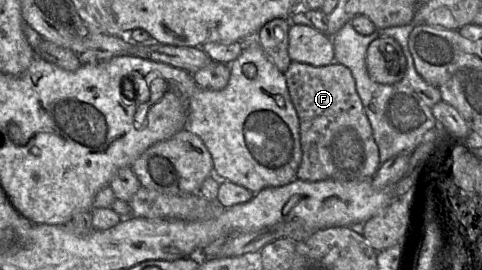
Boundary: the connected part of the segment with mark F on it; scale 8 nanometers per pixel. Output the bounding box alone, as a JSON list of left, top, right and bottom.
[283,61,381,180]

